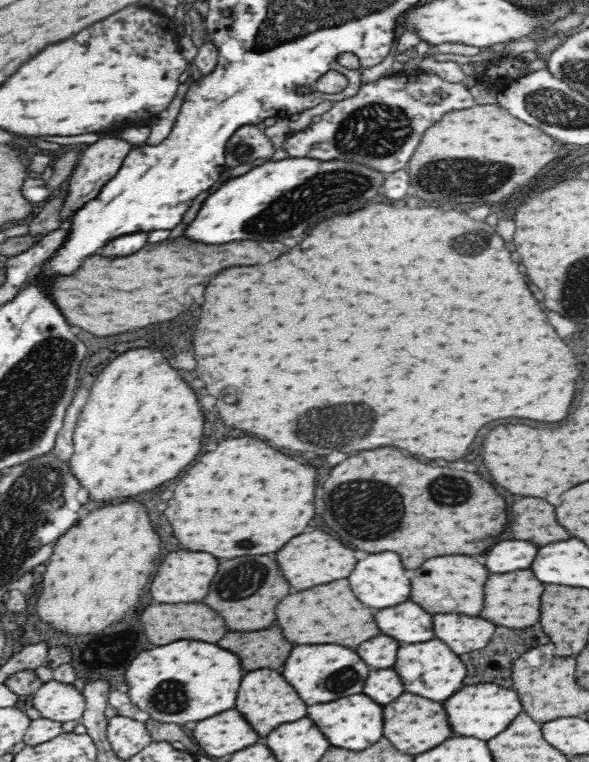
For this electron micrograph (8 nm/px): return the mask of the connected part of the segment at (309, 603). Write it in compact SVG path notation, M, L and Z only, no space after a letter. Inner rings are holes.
M334 580L306 592L290 594L282 600L282 604L278 604L276 616L286 640L294 644L346 644L348 648L356 648L364 640L380 634L372 610L360 604L360 600L350 590L348 580Z

